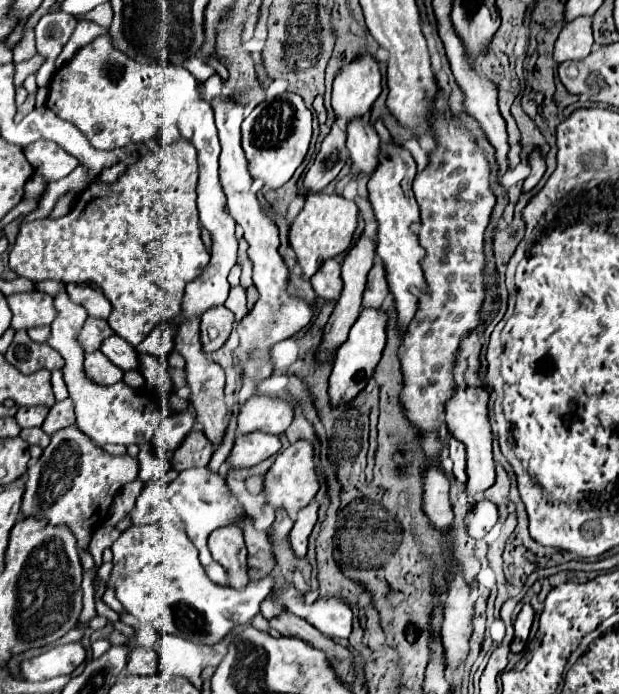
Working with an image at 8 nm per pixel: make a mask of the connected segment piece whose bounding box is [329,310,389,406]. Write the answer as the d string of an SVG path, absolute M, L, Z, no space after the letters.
M363 310L357 322L353 324L349 338L341 344L333 358L333 372L329 378L329 398L333 406L339 406L343 402L351 402L365 386L369 376L373 374L381 352L385 348L385 328L387 328L389 316L383 310Z

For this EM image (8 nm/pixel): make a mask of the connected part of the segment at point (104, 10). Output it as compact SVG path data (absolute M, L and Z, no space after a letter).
M105 2L105 4L99 4L97 8L93 8L91 12L87 14L81 14L81 16L75 16L77 20L89 20L89 22L95 22L103 28L109 28L111 24L111 18L113 18L113 10L111 10L111 4Z

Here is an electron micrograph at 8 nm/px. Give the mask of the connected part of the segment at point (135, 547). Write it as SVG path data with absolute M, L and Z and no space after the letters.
M165 520L155 524L145 524L145 526L131 526L117 538L117 542L111 546L111 552L113 552L113 568L111 568L107 586L115 590L115 598L125 606L125 610L133 614L137 620L147 624L163 620L165 634L177 634L181 638L187 638L197 644L205 644L205 646L217 644L233 626L249 624L251 618L259 614L259 604L275 586L273 574L261 580L251 580L245 590L217 586L207 578L197 558L197 548L187 538L185 530Z

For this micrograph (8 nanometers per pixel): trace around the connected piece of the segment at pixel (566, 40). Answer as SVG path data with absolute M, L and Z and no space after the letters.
M581 16L573 22L565 24L565 30L561 30L557 42L555 42L555 62L561 64L565 60L581 60L591 52L593 46L593 30L591 30L591 18Z

